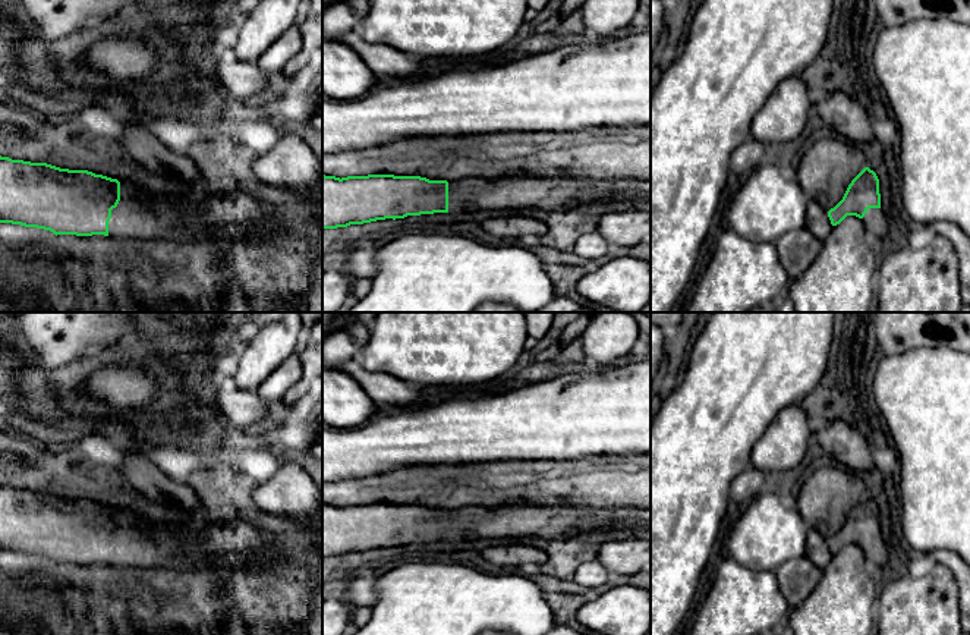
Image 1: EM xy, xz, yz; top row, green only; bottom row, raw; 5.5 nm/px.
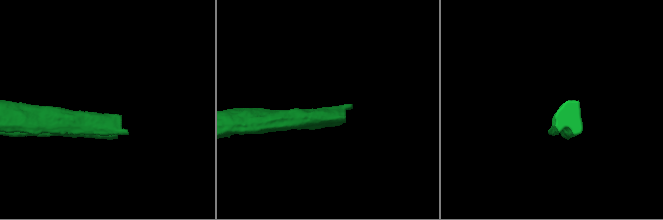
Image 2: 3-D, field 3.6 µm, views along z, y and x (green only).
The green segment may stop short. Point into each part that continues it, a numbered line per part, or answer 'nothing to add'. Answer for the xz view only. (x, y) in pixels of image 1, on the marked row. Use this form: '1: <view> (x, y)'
1: xz (516, 191)

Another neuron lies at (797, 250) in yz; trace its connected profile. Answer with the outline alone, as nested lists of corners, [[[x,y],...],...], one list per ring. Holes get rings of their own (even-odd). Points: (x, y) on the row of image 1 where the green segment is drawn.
[[[806,226],[787,232],[777,242],[777,255],[790,282],[799,280],[812,265],[823,248],[823,242]]]

